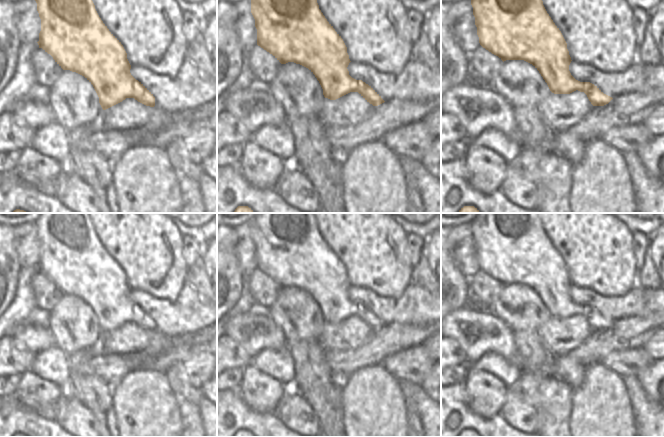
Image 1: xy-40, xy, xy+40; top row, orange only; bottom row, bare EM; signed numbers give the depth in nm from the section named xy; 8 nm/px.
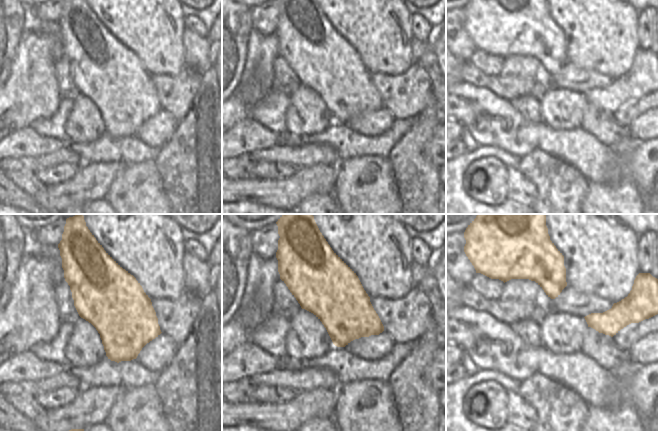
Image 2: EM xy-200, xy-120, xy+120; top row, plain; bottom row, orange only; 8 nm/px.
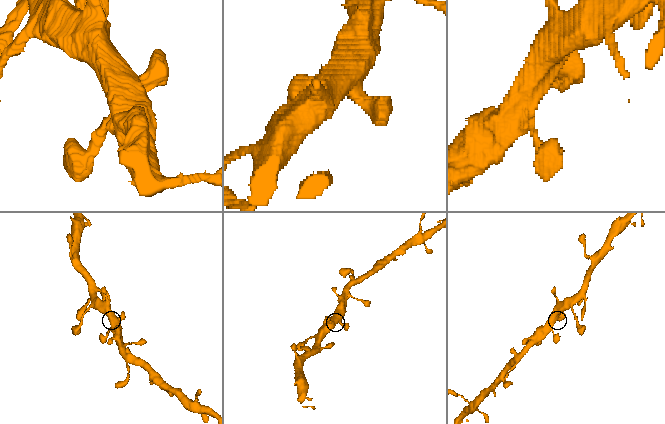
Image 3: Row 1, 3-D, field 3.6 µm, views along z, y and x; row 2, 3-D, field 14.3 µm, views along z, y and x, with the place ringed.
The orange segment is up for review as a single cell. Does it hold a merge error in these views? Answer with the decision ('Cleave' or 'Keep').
Keep

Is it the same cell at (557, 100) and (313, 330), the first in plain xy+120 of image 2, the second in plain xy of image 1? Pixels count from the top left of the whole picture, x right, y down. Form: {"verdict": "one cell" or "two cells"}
{"verdict": "two cells"}

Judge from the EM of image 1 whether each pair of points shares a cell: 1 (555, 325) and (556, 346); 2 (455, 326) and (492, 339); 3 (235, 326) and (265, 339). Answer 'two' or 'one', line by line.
1: one
2: one
3: one

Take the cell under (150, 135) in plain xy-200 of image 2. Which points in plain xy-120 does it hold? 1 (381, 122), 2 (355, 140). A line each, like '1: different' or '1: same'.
1: same
2: different

